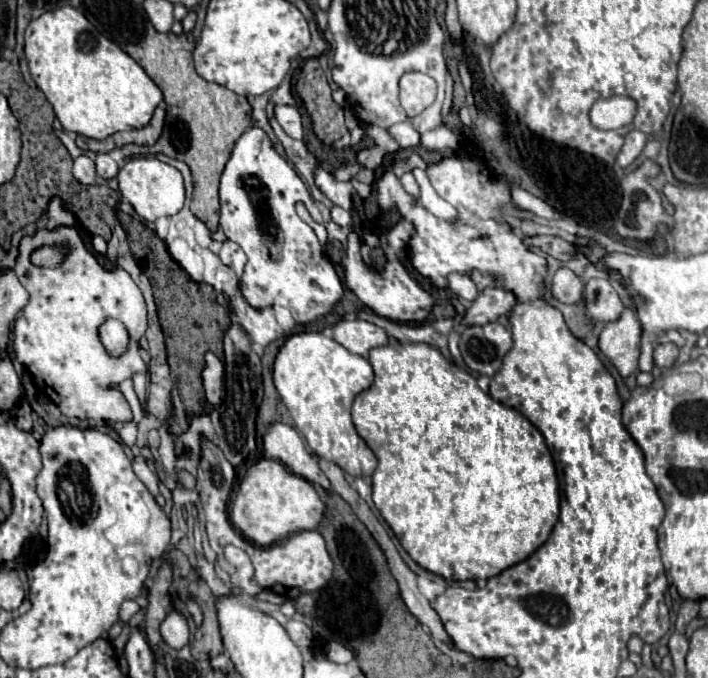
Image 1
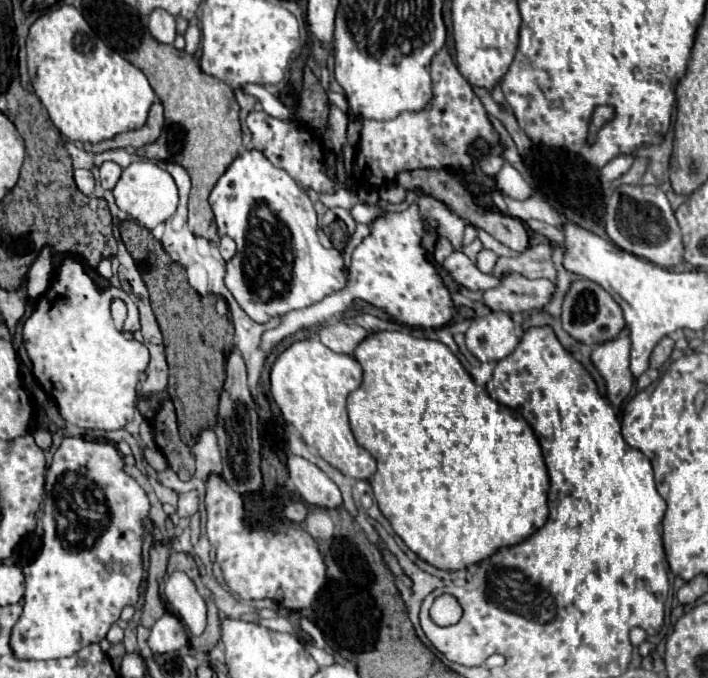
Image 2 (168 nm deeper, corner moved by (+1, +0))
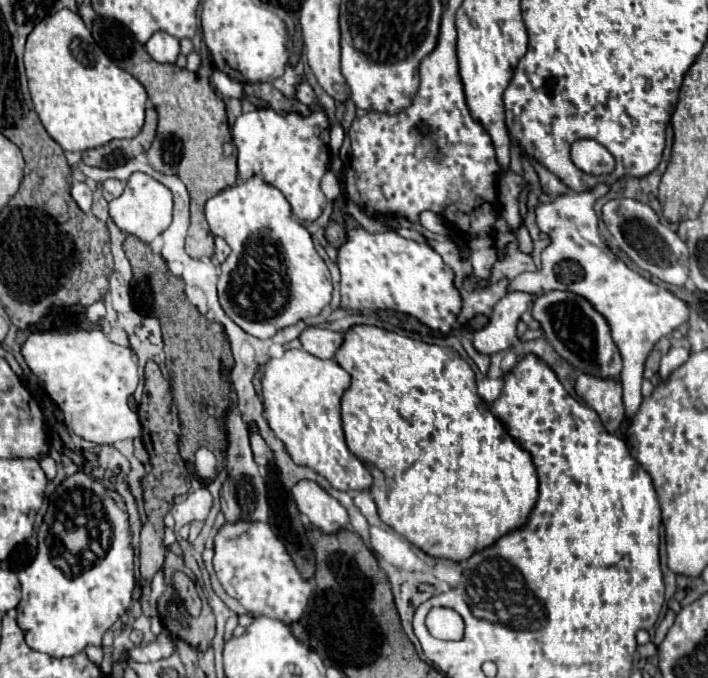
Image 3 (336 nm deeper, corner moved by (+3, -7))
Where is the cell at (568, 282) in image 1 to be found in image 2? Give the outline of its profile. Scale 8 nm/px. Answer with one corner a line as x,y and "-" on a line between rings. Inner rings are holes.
504,273
500,285
484,291
482,303
490,311
502,313
522,313
530,309
546,307
556,293
556,283
550,279
530,281
518,273

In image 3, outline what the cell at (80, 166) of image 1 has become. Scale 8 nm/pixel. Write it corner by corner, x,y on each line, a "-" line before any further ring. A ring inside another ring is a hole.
74,182
74,184
72,184
72,198
74,198
74,202
78,204
78,208
80,208
82,212
90,212
92,192
90,192
90,188
88,188
84,182

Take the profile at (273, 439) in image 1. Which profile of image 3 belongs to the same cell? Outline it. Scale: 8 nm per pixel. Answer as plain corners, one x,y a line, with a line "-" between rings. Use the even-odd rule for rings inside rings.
298,482
292,490
292,496
298,504
298,510
308,516
308,520
324,534
340,532
350,522
346,508
330,494
326,494
316,482

